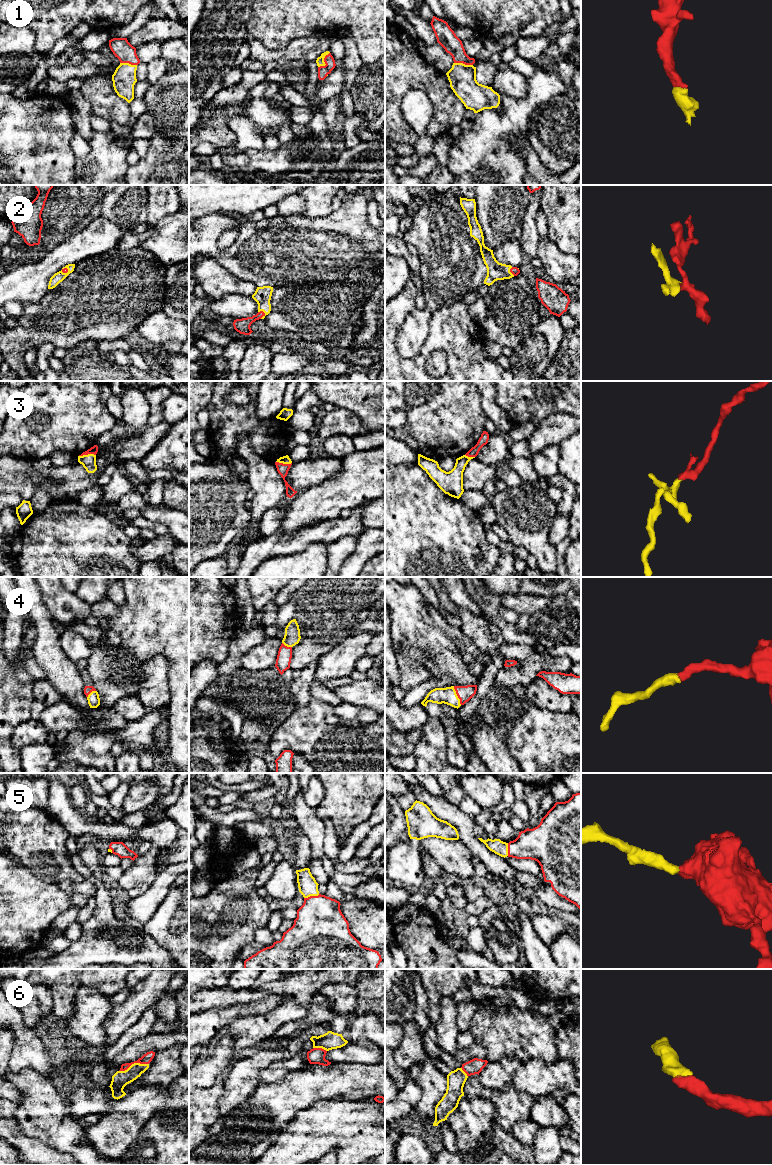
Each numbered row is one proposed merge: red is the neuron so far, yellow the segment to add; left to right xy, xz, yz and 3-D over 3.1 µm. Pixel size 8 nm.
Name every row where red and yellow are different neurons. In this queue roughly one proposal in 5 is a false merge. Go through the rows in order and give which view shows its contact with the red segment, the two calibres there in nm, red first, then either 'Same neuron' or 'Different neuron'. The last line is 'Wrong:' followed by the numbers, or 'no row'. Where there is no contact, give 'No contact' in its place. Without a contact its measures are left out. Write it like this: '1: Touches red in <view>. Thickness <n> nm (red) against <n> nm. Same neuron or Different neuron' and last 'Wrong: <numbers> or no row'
1: Touches red in xz. Thickness 90 nm (red) against 60 nm. Same neuron
2: Touches red in xz. Thickness 120 nm (red) against 140 nm. Same neuron
3: Touches red in xy. Thickness 60 nm (red) against 110 nm. Same neuron
4: Touches red in yz. Thickness 120 nm (red) against 130 nm. Same neuron
5: Touches red in xz. Thickness 400 nm (red) against 150 nm. Same neuron
6: Touches red in xy. Thickness 80 nm (red) against 140 nm. Same neuron
Wrong: no row

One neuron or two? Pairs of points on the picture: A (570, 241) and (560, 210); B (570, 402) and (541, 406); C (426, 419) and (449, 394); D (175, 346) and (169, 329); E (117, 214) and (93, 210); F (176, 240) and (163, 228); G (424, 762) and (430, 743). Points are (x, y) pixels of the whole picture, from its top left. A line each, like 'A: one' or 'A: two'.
A: one
B: one
C: one
D: two
E: two
F: one
G: one

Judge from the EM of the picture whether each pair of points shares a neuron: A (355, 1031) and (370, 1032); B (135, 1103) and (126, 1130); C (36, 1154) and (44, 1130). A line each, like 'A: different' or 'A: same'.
A: same
B: same
C: different

